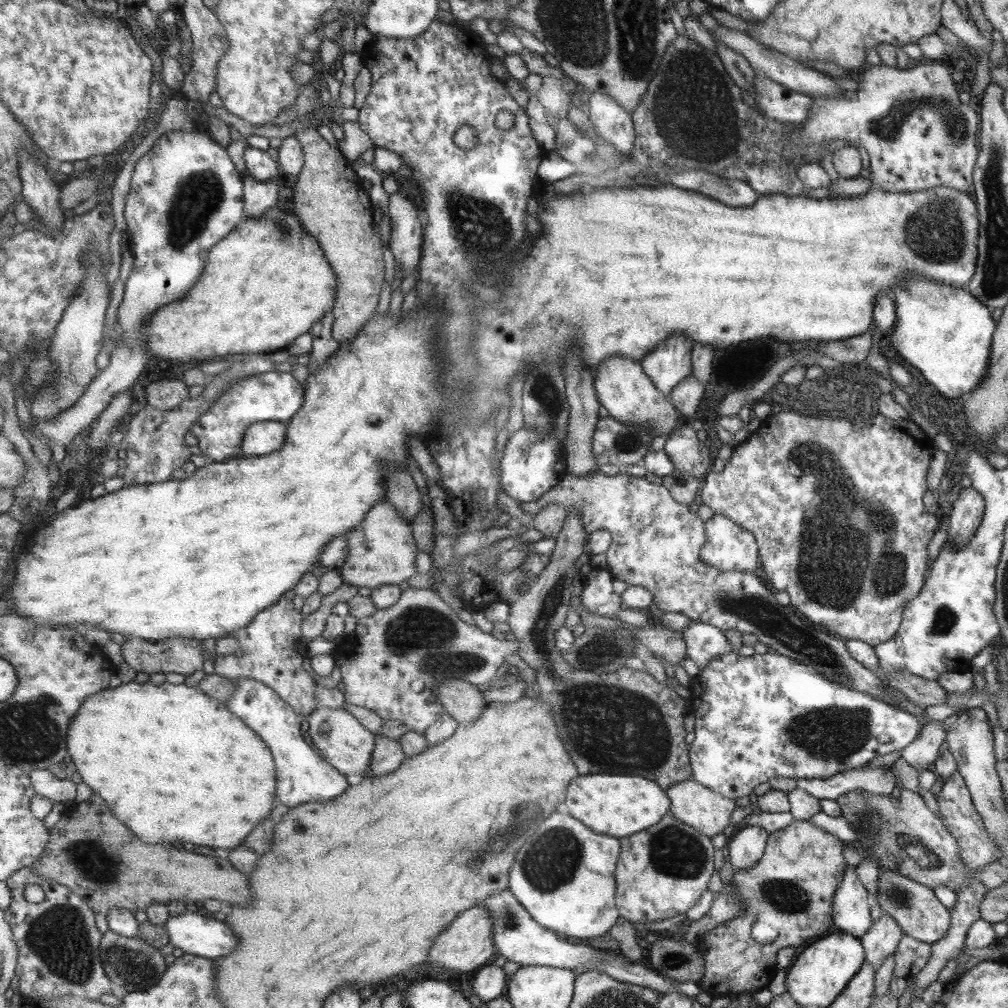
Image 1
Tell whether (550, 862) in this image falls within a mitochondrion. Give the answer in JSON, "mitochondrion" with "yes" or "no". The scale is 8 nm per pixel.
{"mitochondrion":"yes"}

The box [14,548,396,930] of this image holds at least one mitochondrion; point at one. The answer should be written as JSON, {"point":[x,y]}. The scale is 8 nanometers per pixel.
{"point":[90,861]}

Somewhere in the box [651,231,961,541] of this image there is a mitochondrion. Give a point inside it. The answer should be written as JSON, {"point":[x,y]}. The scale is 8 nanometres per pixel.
{"point":[851,395]}

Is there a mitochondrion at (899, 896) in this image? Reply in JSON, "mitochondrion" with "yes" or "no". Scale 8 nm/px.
{"mitochondrion":"yes"}

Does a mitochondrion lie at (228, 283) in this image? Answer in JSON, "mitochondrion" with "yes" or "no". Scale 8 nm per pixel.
{"mitochondrion":"no"}

